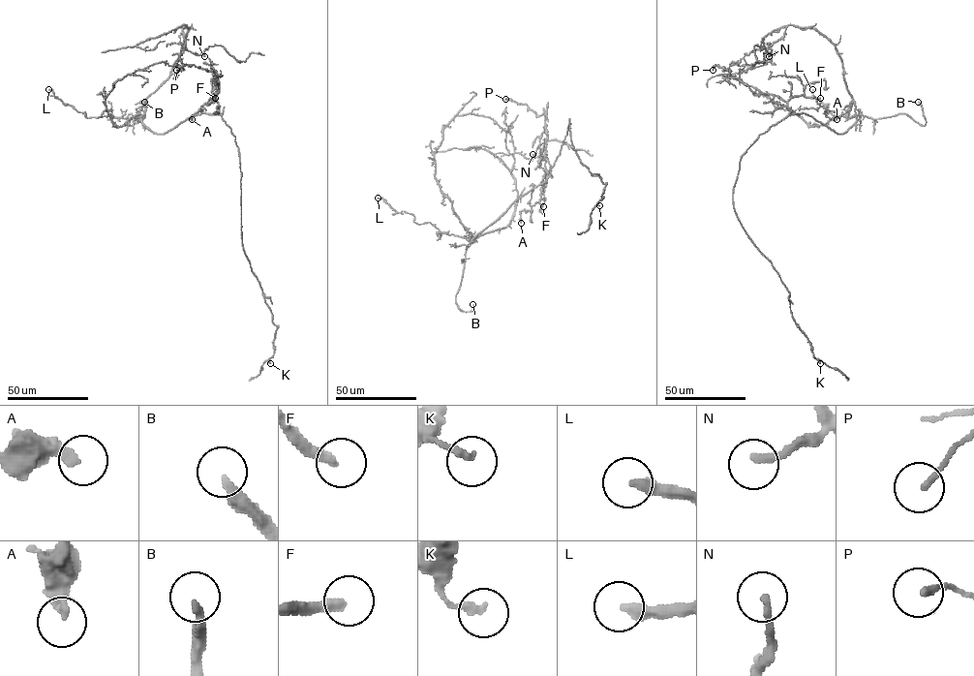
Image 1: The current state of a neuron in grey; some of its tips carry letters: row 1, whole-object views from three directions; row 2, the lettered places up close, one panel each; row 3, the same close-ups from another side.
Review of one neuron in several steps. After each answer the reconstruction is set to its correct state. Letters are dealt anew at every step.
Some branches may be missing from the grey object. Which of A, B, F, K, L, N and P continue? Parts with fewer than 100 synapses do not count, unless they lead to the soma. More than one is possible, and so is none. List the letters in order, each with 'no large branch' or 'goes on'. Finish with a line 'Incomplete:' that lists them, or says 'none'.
A: no large branch
B: goes on
F: goes on
K: no large branch
L: no large branch
N: no large branch
P: no large branch
Incomplete: B, F

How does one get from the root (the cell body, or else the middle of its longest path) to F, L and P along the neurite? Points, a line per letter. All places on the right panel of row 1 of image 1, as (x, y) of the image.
F: (804, 113), (793, 113), (788, 101), (797, 95), (820, 98)
L: (804, 113), (838, 134), (856, 121), (855, 115), (837, 117), (827, 112), (827, 105), (813, 96), (812, 89)
P: (804, 113), (793, 113), (776, 95), (755, 94), (718, 65), (713, 70)

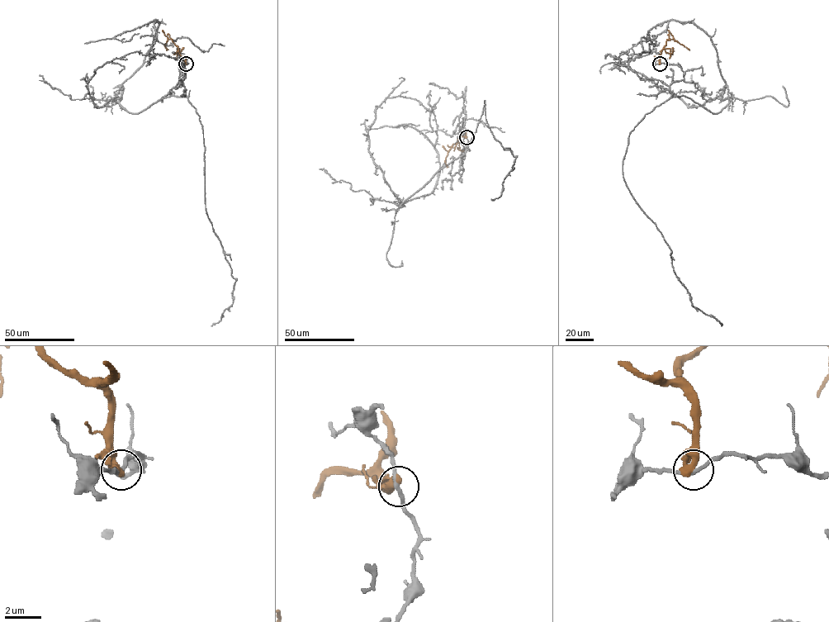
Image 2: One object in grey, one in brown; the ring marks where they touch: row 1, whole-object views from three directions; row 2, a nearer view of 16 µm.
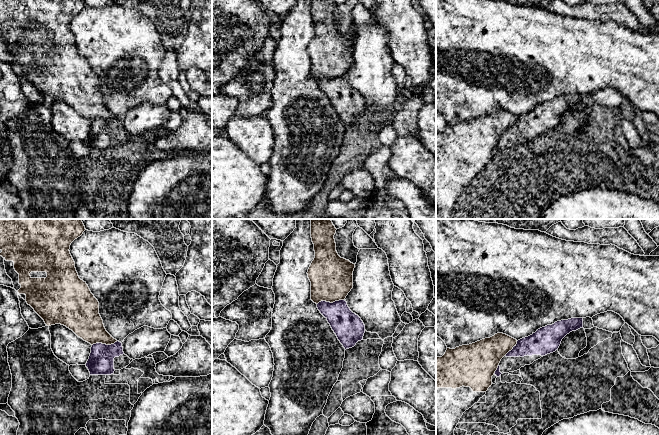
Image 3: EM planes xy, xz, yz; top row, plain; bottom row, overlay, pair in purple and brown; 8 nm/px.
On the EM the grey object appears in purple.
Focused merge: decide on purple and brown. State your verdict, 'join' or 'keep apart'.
keep apart

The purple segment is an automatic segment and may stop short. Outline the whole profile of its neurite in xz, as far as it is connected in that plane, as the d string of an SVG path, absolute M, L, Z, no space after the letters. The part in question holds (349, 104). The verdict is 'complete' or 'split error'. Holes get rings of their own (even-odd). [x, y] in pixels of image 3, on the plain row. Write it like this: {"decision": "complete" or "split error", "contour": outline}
{"decision": "complete", "contour": "M345 76L333 79L321 77L317 84L327 95L345 126L363 116L365 101L361 94L350 86Z"}

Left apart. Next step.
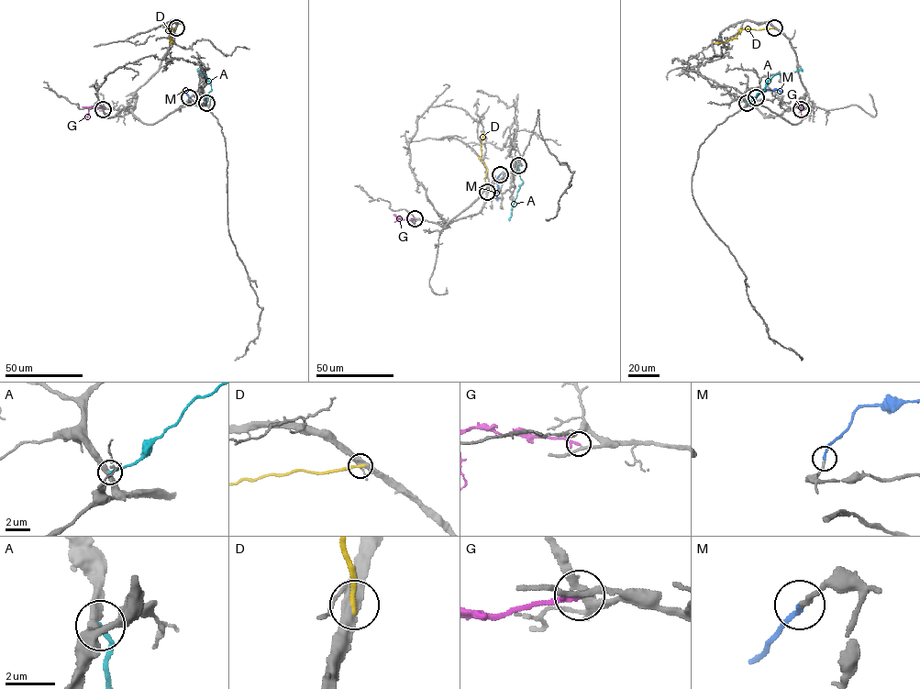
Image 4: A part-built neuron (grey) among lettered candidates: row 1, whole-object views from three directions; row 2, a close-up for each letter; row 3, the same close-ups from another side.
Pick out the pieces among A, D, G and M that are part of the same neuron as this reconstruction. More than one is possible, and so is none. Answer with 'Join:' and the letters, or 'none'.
Join: M

